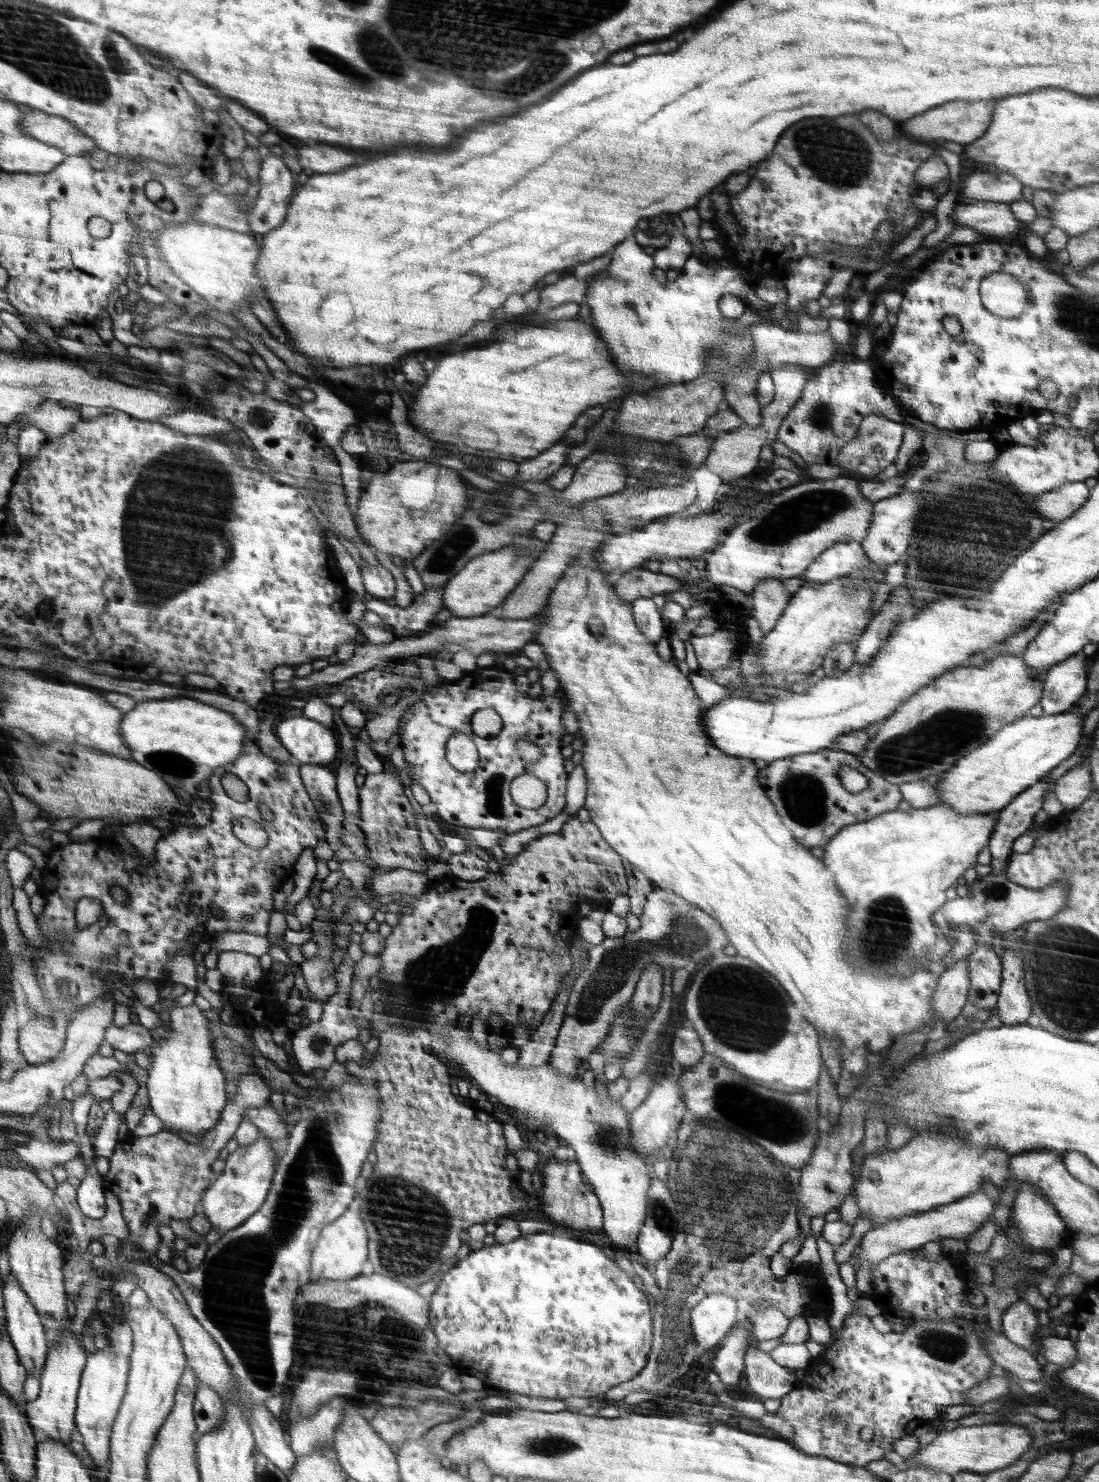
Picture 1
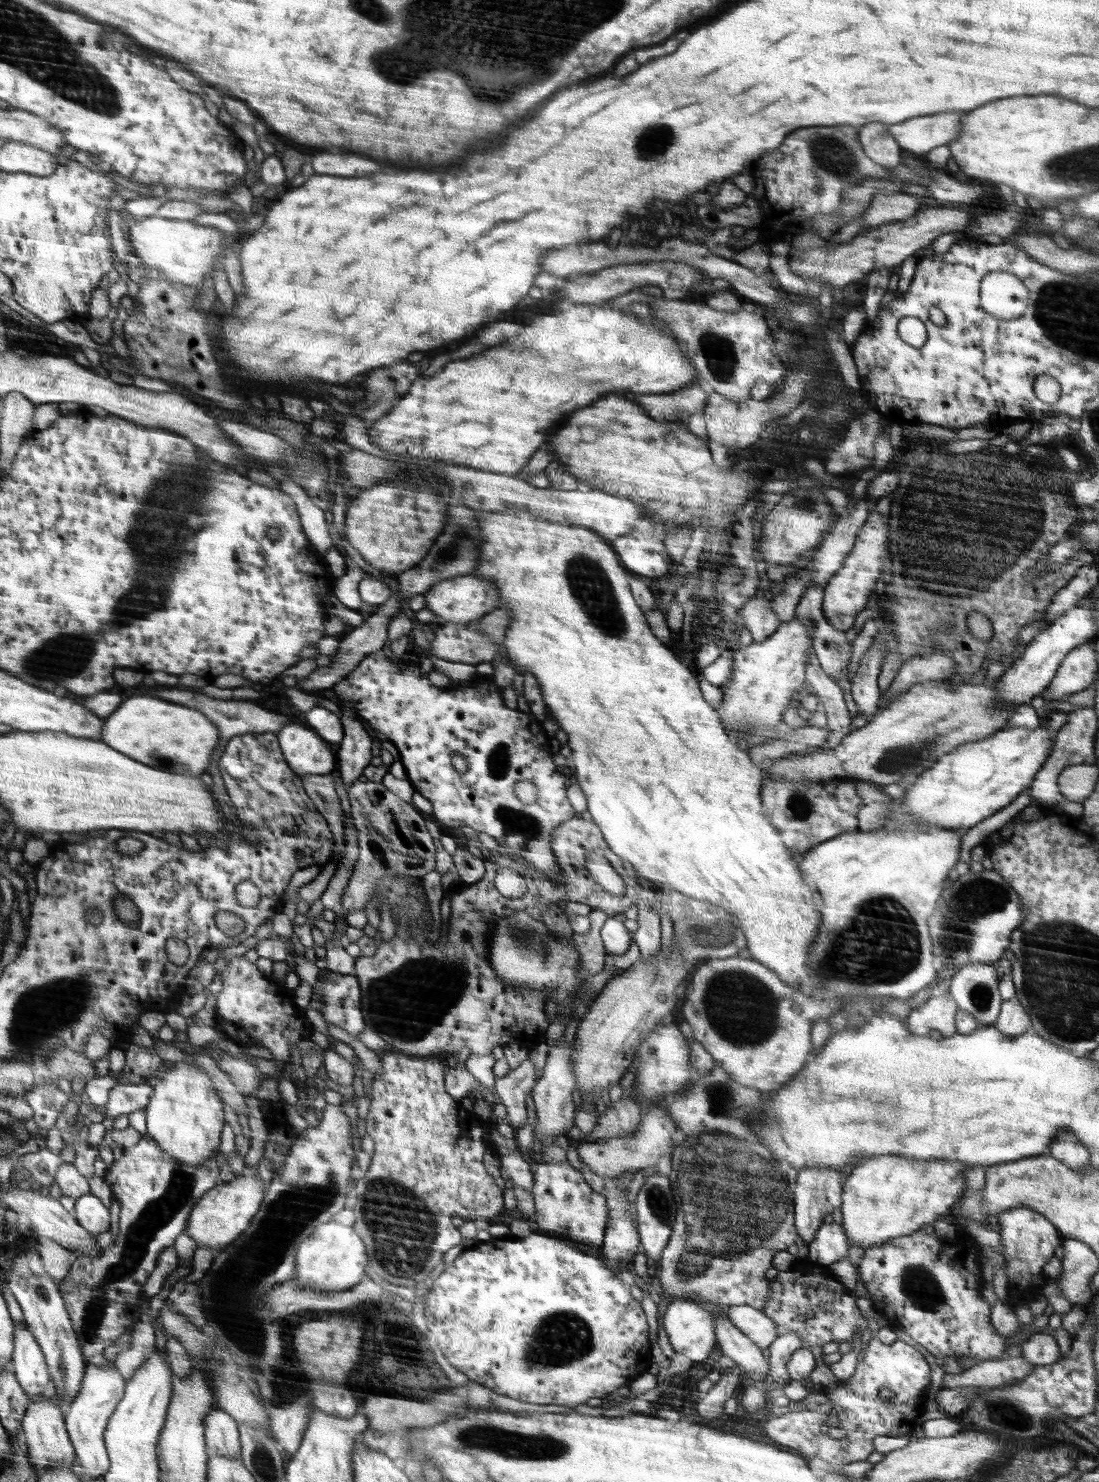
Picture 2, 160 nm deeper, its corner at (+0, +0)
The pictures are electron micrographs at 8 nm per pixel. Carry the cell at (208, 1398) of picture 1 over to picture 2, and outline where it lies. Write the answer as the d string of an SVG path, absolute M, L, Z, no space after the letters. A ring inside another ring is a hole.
M216 1408L206 1417L206 1448L208 1455L240 1459L241 1438L238 1422L222 1408Z

